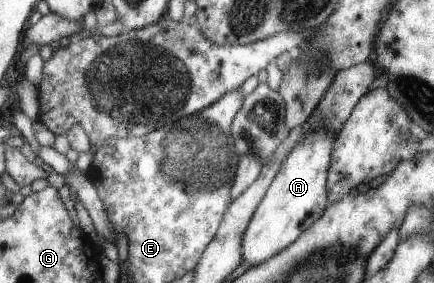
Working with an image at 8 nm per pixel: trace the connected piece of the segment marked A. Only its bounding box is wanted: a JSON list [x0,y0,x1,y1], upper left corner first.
[243,118,336,267]

